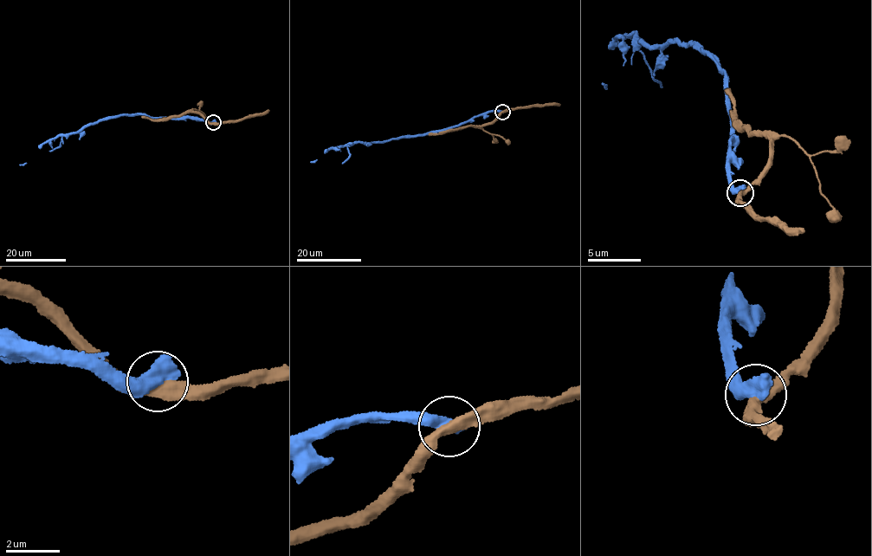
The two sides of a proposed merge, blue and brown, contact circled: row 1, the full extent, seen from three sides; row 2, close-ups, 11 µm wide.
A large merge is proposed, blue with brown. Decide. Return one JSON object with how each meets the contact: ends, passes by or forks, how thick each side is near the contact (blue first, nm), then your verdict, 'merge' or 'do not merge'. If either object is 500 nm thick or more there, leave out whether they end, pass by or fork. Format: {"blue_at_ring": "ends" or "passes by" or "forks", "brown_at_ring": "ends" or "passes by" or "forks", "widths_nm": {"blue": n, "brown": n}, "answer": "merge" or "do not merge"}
{"widths_nm": {"blue": 700, "brown": 440}, "answer": "do not merge"}

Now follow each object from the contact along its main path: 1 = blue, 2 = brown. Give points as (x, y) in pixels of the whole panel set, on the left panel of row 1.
1: (213, 122), (187, 118), (155, 119), (141, 114), (106, 117), (77, 132), (48, 140), (20, 164)
2: (213, 122), (194, 112), (156, 119), (141, 116)

